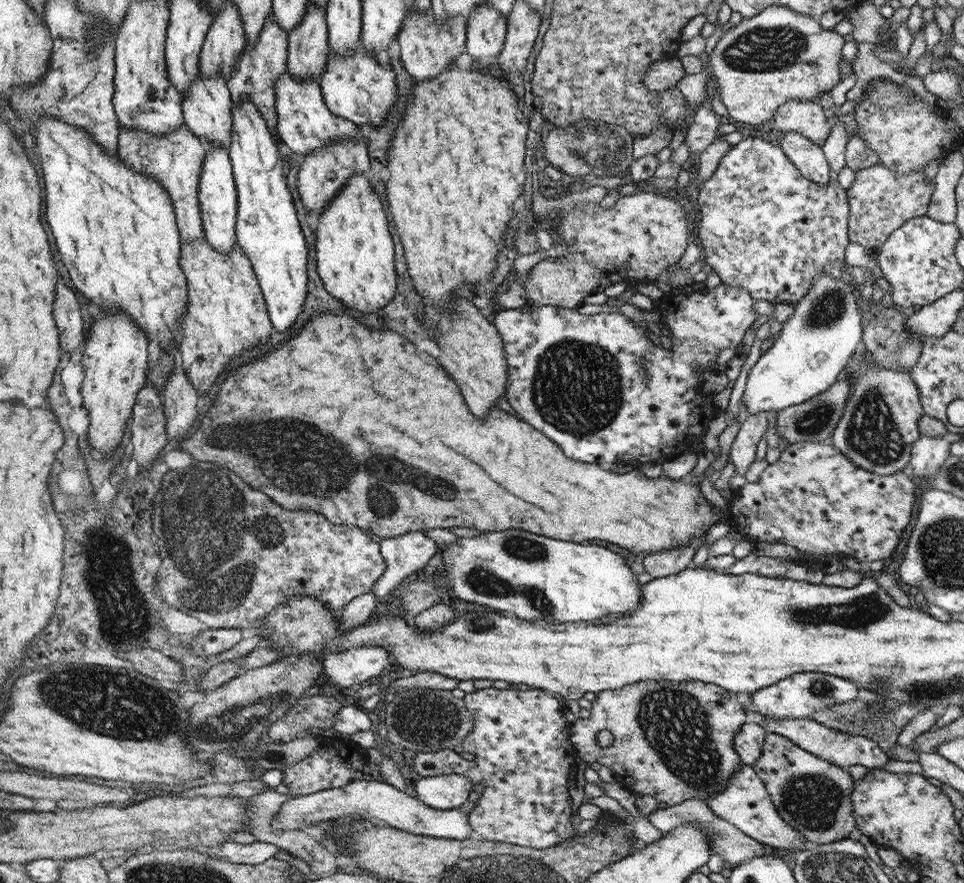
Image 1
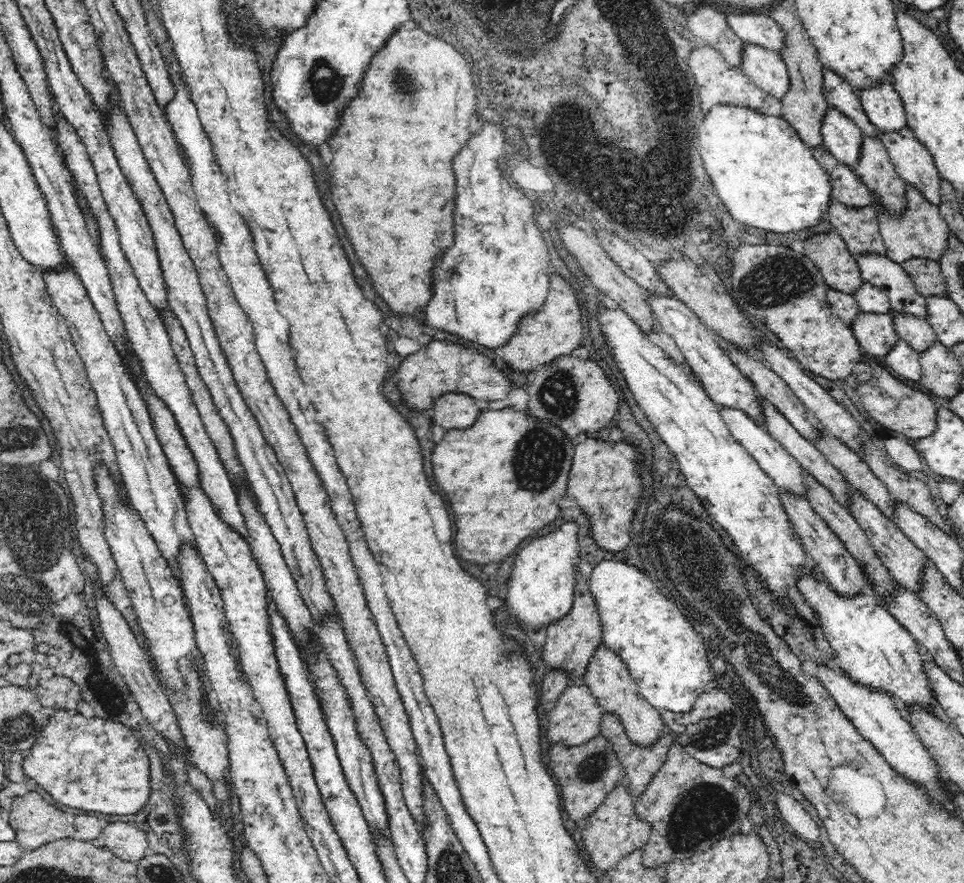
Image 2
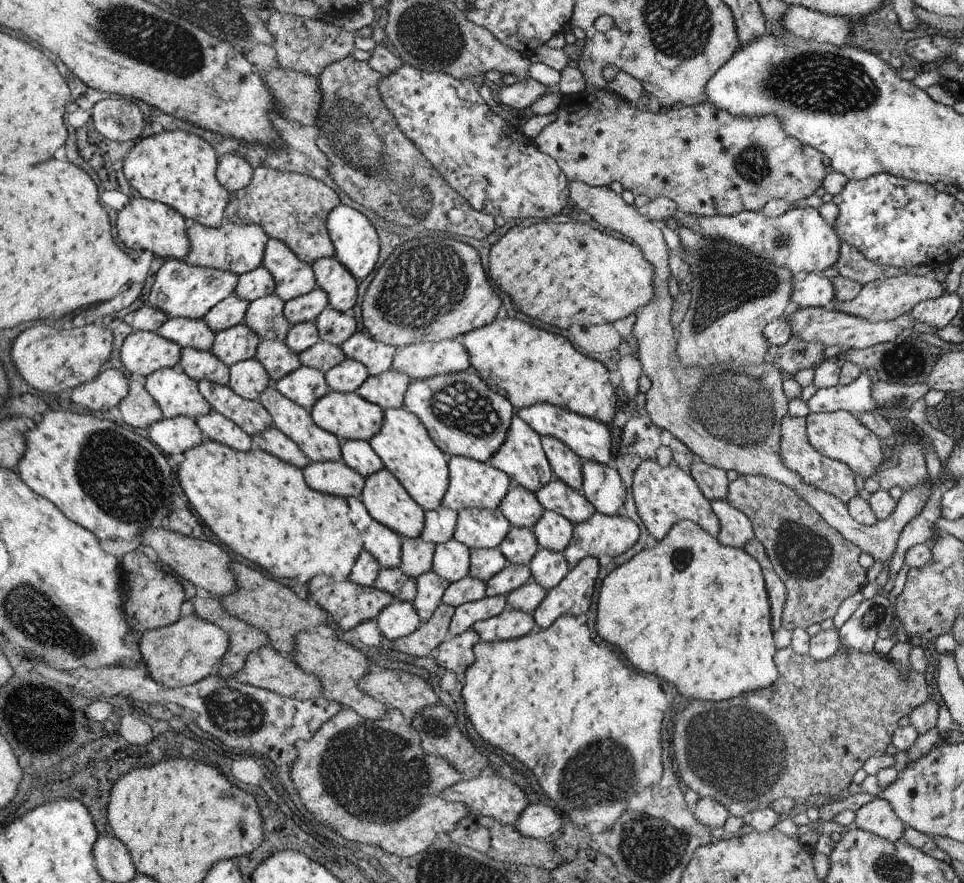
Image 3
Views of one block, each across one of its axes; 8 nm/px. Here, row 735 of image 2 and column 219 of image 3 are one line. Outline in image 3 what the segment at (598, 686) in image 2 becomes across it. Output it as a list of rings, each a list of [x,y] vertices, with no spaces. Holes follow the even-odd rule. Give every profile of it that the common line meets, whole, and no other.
[[[189,614],[171,626],[143,632],[143,638],[139,640],[139,652],[143,656],[147,672],[155,682],[163,684],[165,688],[183,688],[197,684],[209,676],[211,668],[217,666],[227,654],[227,648],[231,644],[229,638],[231,636],[225,634],[217,624]]]

